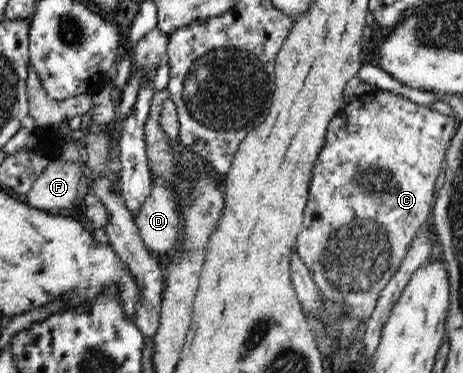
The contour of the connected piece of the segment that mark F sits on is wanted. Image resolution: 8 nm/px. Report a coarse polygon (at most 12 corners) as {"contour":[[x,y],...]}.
{"contour":[[53,160],[26,205],[55,212],[76,206],[82,169]]}

